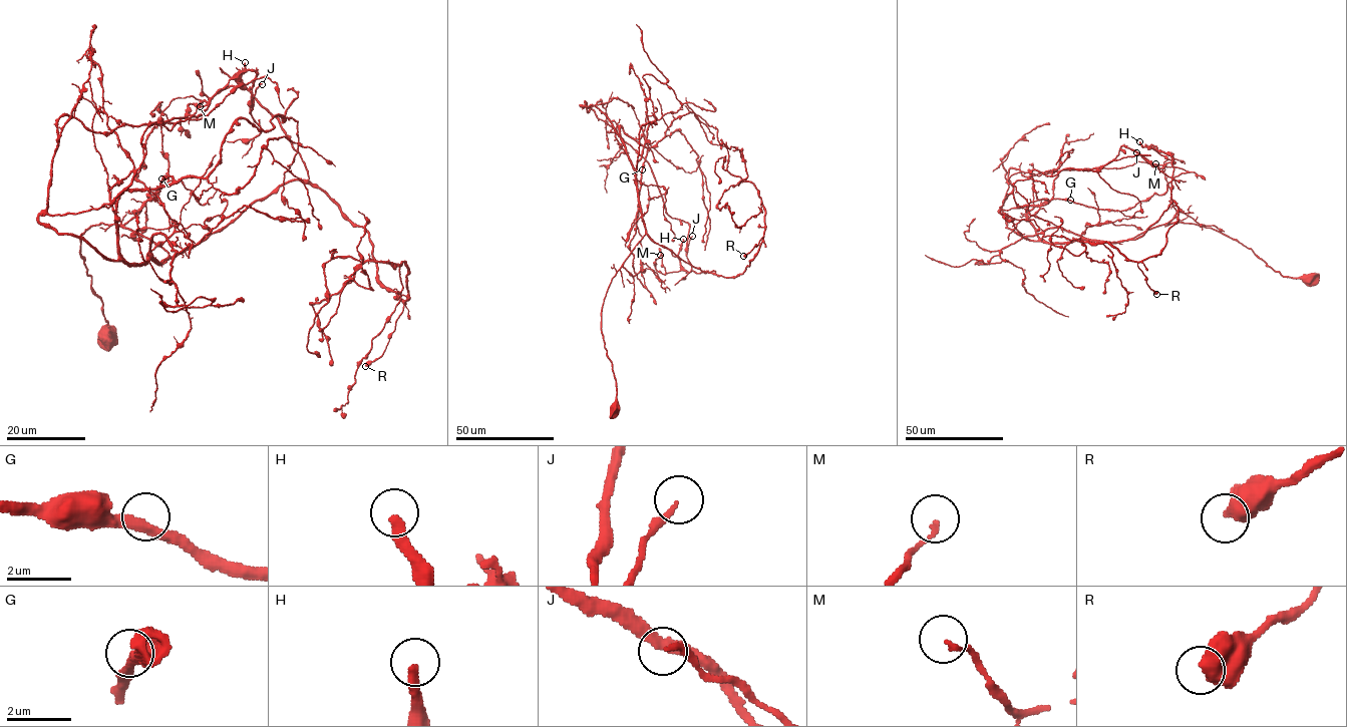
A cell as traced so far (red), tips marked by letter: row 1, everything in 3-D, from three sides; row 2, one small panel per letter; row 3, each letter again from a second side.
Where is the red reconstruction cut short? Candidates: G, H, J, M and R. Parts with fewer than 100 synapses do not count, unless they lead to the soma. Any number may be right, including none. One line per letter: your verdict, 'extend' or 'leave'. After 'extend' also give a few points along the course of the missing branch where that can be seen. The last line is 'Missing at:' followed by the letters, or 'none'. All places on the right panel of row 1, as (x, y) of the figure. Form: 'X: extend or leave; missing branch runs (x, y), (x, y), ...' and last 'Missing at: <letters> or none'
G: leave
H: leave
J: leave
M: leave
R: leave
Missing at: none

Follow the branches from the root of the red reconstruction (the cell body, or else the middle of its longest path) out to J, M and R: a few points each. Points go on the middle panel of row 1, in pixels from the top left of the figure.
J: (615, 406), (601, 311), (645, 230), (624, 142), (585, 101), (692, 236)
M: (615, 406), (601, 311), (633, 249), (646, 232), (685, 262), (715, 272), (663, 274), (655, 265), (660, 255)
R: (615, 406), (601, 311), (611, 279), (645, 233), (693, 266), (726, 277), (745, 270), (763, 237), (743, 256)

